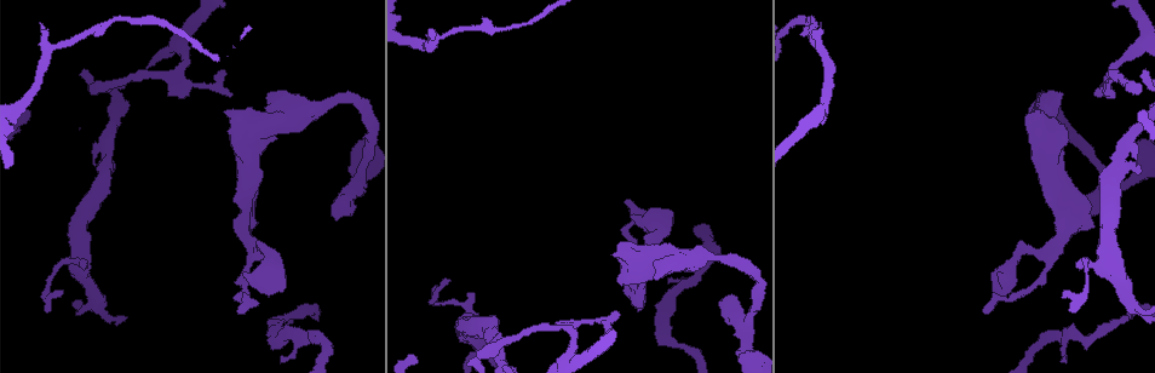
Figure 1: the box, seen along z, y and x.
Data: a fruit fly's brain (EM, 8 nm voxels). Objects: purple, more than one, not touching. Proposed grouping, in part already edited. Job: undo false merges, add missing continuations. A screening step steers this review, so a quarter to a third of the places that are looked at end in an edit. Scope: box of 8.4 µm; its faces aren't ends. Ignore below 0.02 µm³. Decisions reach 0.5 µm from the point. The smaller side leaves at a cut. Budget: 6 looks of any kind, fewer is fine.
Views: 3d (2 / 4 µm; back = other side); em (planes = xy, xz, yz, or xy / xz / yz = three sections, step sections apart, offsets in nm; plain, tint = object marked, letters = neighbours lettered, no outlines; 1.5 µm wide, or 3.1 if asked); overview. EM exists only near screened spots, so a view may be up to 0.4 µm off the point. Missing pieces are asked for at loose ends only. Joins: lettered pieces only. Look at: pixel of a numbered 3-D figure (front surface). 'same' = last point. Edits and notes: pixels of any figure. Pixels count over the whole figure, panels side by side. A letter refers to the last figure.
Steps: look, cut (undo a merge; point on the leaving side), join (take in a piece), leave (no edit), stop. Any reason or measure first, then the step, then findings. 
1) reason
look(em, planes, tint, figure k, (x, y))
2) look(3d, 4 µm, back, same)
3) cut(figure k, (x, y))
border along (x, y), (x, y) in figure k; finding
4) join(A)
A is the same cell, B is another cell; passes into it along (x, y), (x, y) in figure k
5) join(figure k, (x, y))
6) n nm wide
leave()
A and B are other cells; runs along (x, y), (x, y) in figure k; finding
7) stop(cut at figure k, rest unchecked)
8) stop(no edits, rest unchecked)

abrupt turn
look(3d, 2 µm, figure 1, (353, 99))

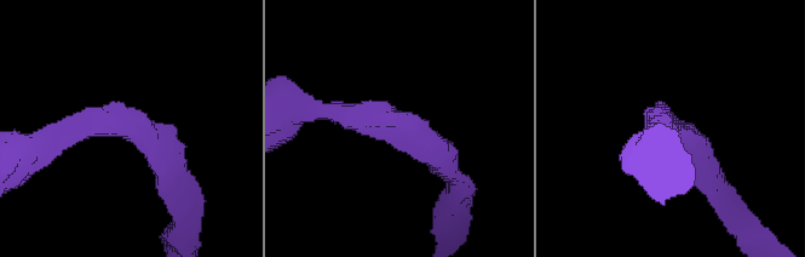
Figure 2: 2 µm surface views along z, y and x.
arms of 170, 260 nm; shape alone is not enough
look(em, planes, tint, figure 2, (129, 121))

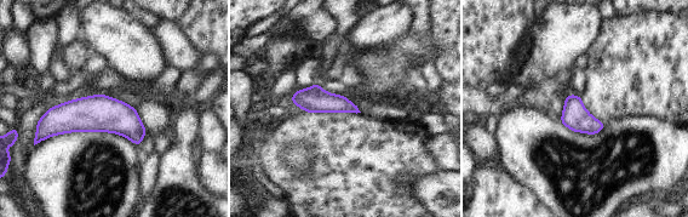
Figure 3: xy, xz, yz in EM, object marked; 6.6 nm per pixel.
what lies round it
look(em, planes, letters, same)

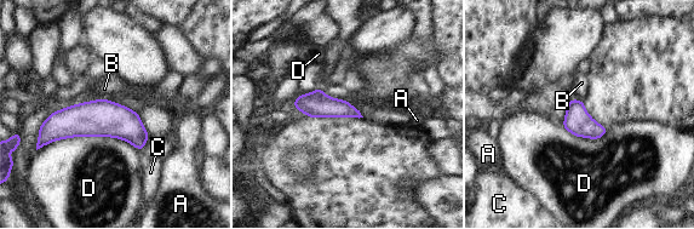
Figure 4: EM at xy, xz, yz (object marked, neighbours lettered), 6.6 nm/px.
130 nm wide
leave()
A, B, C and D are other cells; border along (36, 149), (118, 137), (141, 152) in figure 4; one neuron here

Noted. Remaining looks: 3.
arms part here
look(3d, 2 µm, figure 1, (1110, 67))

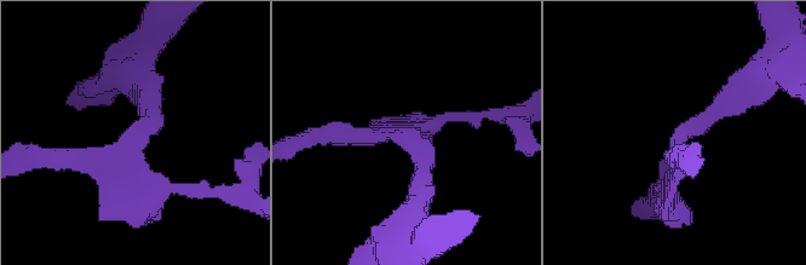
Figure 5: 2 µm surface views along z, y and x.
look(em, xy, step 8, tint, figure 5, (680, 143))

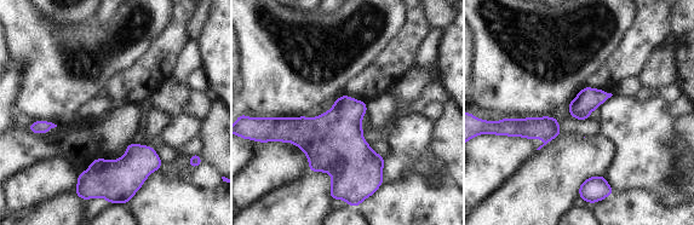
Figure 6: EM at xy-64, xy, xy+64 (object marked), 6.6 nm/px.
look(em, planes, letters, same)

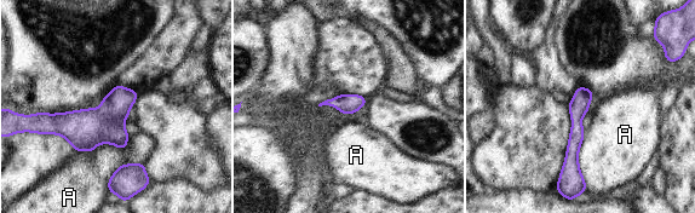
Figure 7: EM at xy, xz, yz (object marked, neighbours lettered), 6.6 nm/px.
leave()
A is another cell; runs along (581, 90), (573, 147), (575, 179) in figure 7; continuous, no second neuron

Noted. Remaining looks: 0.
stop(no edits, rest unchecked)

